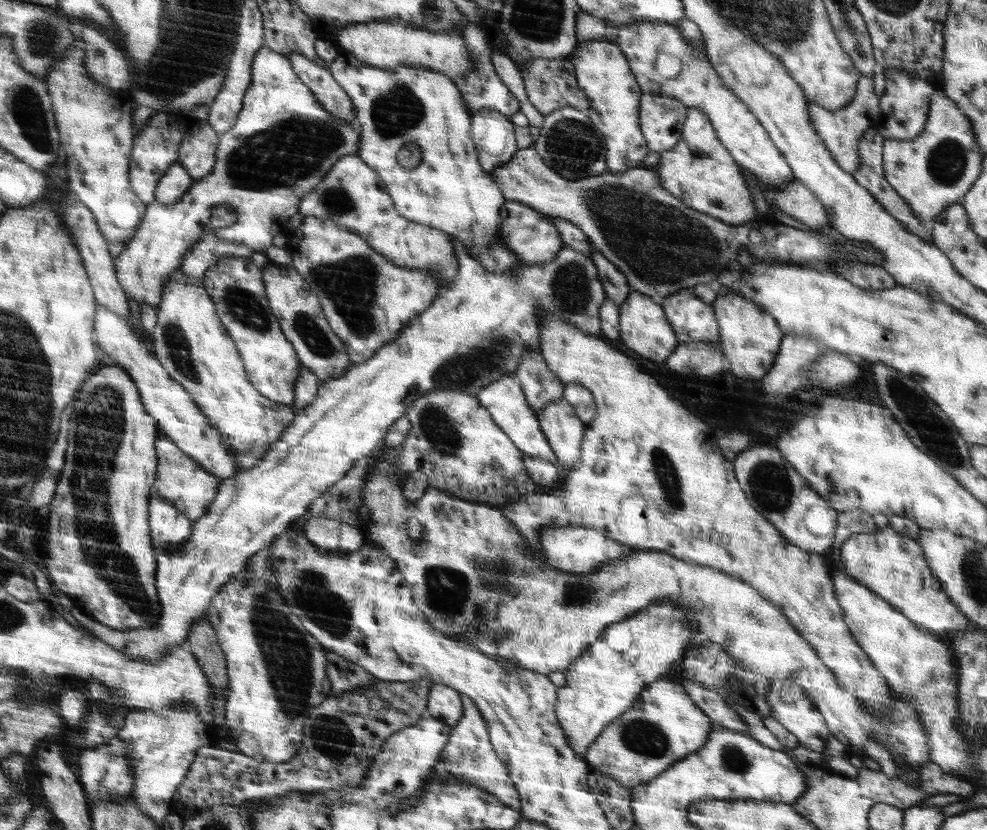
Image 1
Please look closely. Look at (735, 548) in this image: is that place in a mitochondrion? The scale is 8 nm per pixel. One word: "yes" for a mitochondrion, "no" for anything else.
no

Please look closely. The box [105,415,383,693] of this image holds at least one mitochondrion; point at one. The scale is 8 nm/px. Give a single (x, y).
(325, 608)

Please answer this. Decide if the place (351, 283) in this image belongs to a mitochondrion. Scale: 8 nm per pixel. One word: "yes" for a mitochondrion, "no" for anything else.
yes

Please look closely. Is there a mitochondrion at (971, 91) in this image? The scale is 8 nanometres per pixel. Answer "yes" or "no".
no

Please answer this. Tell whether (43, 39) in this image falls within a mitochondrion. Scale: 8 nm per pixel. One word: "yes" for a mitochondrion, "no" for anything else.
yes

